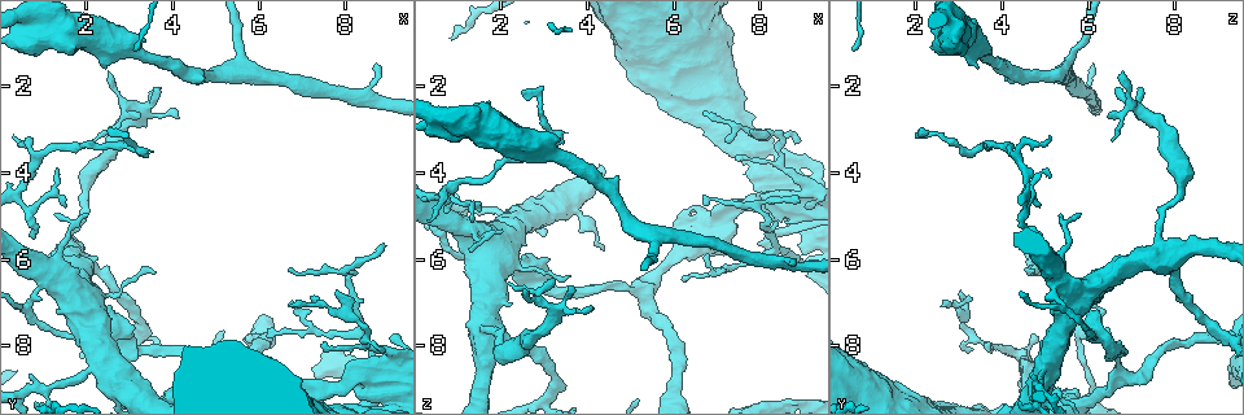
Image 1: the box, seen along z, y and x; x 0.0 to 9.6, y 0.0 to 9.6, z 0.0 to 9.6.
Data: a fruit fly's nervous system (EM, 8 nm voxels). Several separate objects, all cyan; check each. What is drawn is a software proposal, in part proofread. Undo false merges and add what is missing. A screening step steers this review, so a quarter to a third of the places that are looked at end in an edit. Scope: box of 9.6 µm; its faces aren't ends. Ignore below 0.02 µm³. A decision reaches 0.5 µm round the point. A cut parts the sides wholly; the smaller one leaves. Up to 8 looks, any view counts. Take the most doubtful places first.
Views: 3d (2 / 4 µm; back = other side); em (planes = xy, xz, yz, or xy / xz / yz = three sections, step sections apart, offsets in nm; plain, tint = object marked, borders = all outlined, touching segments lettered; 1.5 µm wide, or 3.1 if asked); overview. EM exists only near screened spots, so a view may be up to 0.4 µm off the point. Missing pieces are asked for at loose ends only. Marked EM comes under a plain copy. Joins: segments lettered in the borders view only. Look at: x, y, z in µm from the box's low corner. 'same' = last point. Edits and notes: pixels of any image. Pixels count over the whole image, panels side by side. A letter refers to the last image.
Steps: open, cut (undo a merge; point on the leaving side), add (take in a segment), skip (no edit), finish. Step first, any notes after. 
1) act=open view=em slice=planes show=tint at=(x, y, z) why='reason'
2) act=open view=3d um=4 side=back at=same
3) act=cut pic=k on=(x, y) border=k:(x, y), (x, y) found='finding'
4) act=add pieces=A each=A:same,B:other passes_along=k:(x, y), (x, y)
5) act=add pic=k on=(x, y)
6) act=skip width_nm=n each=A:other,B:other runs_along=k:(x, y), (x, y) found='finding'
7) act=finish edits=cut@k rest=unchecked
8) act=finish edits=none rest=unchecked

act=open view=3d um=4 at=(8.75, 1.50, 6.05) why='free end'

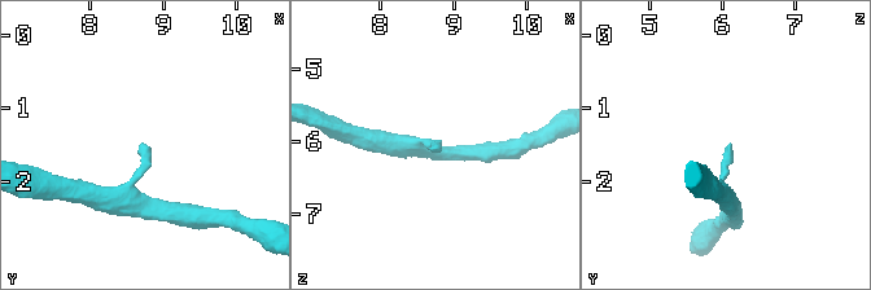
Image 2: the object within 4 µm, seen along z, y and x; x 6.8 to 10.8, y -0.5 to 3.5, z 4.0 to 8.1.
act=open view=em slice=xz step=4 show=tint at=(8.75, 1.55, 6.15) why='shape alone is not enough'

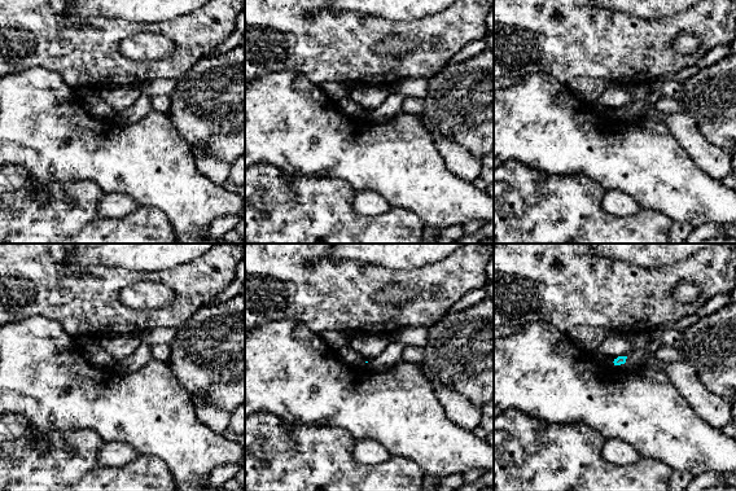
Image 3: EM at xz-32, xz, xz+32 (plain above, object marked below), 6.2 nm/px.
act=open view=em slice=planes show=borders at=same why='cut it another way'

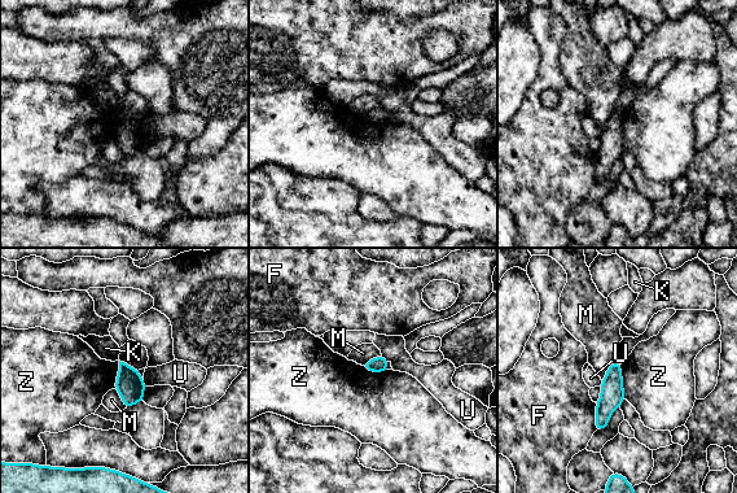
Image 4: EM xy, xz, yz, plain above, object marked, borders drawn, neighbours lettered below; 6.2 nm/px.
act=skip each=F:other,K:other,M:other,U:other,Z:other border=4:(619, 365), (624, 398) found='no lettered segment goes on from it'

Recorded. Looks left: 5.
act=open view=3d um=4 side=back at=(2.55, 3.05, 2.25) why='an open end'

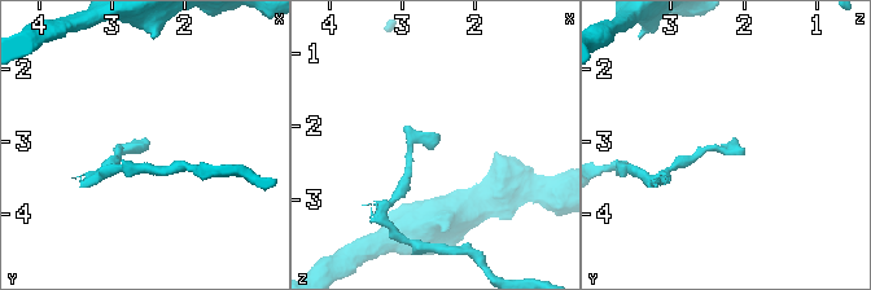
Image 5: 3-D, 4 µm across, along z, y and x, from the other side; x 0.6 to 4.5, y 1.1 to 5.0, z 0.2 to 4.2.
act=open view=em slice=xy step=4 show=borders at=(2.55, 3.00, 2.30)

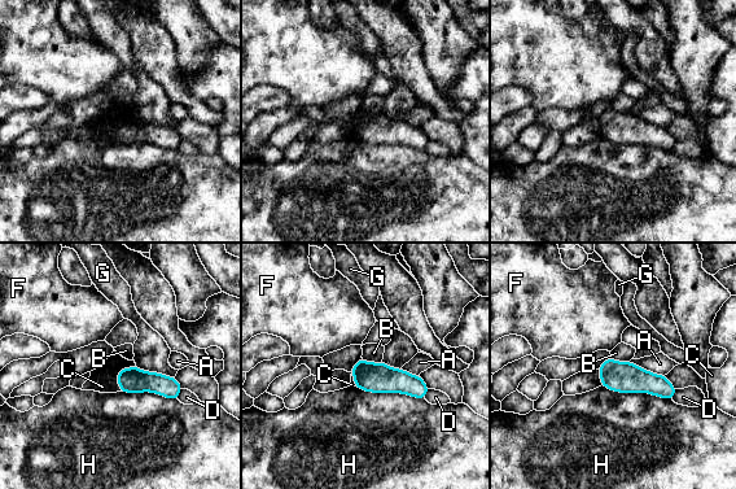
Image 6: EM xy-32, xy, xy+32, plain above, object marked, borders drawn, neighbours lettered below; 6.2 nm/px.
act=skip each=A:other,B:other,C:other,D:other,F:other,G:other,H:other border=6:(630, 361), (664, 375) found='no lettered segment goes on from it'

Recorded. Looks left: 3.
act=open view=em slice=planes show=tint at=(0.70, 7.10, 5.40) why='side arm on a straight run'

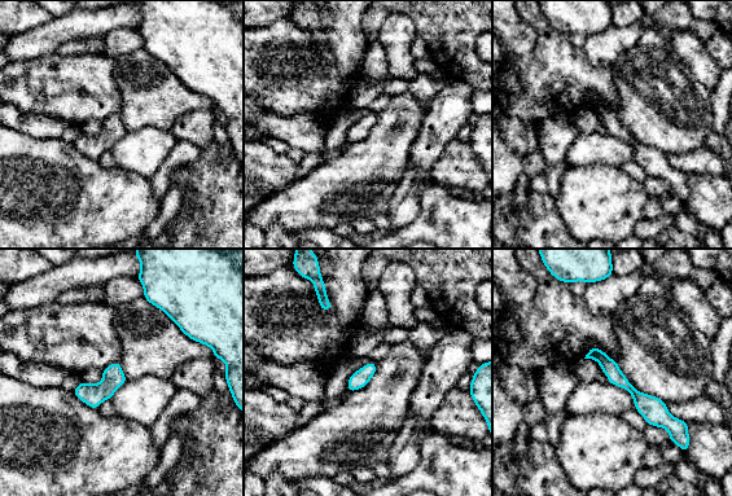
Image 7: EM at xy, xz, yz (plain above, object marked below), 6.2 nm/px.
act=open view=em slice=planes show=borders at=same why='what lies round it'

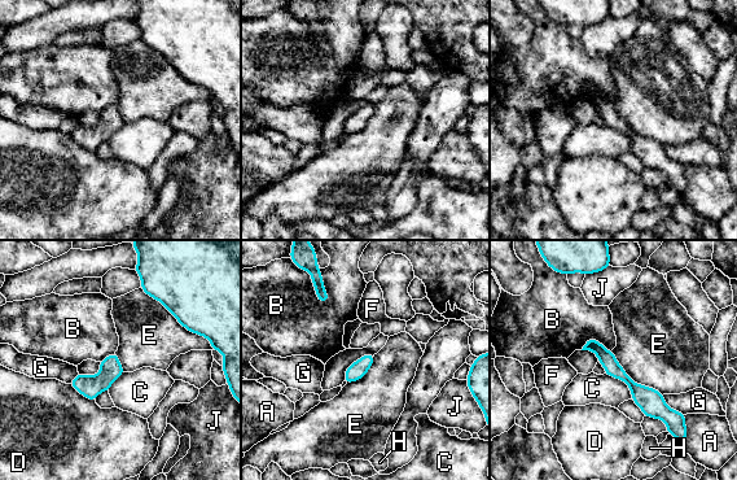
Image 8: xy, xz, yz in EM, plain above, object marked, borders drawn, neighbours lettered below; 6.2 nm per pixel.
act=cut pic=8 on=(90, 387) each=A:other,B:other,C:other,D:other,E:other,F:other,G:other,H:other,J:other part_leaving=8:(621, 375), (679, 428) found='a second neuron is stuck on'

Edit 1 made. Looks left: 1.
act=finish edits=cut@8 rest=unchecked

